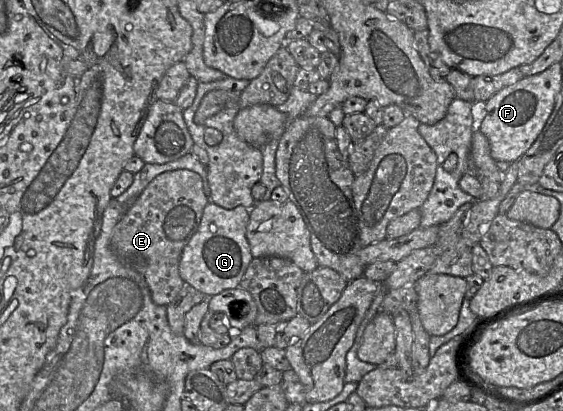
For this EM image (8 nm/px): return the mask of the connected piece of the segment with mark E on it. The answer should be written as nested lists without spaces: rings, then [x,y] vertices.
[[[187,169],[167,171],[159,174],[148,184],[116,224],[111,247],[122,264],[144,277],[155,304],[169,305],[184,286],[185,282],[179,274],[181,254],[197,232],[204,208],[209,202],[210,199],[204,194],[202,178],[196,172]]]

